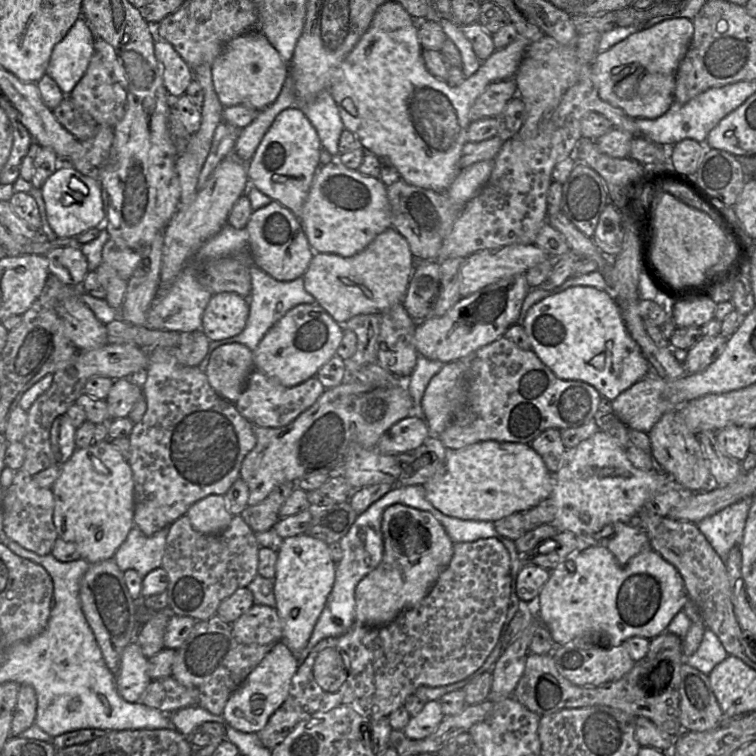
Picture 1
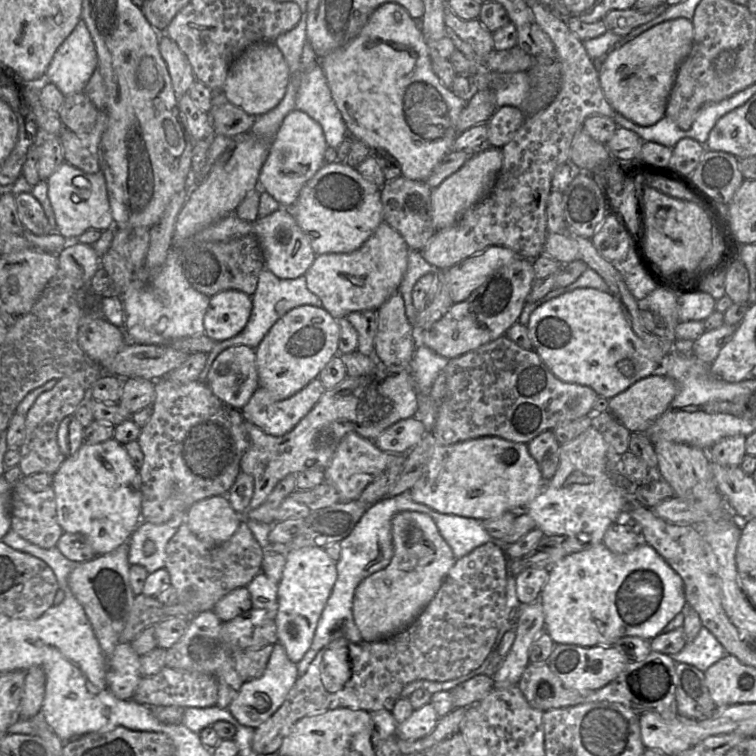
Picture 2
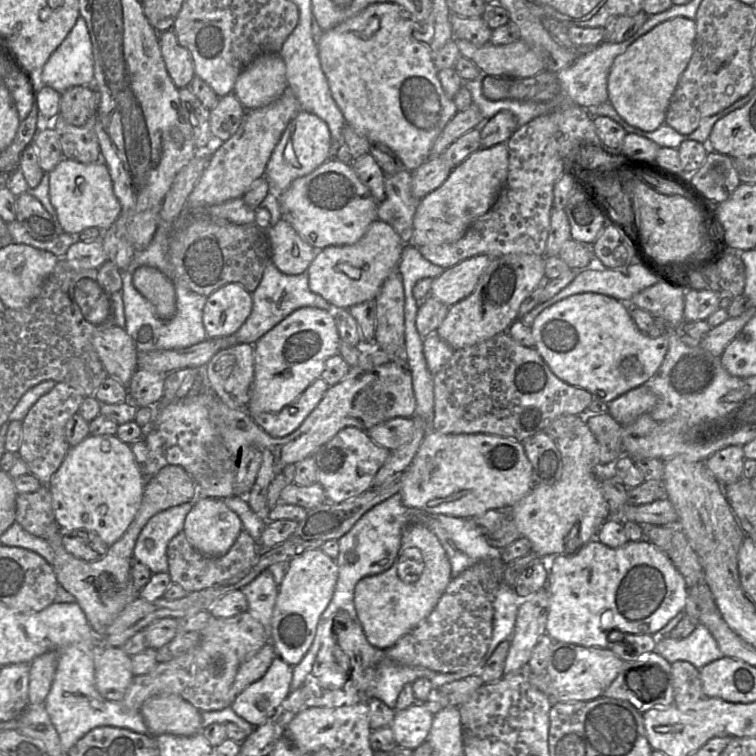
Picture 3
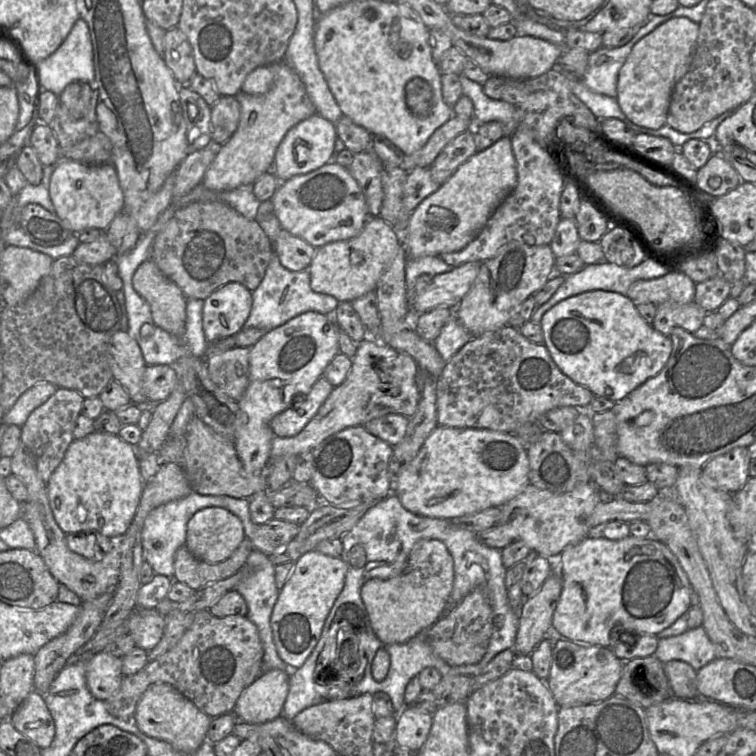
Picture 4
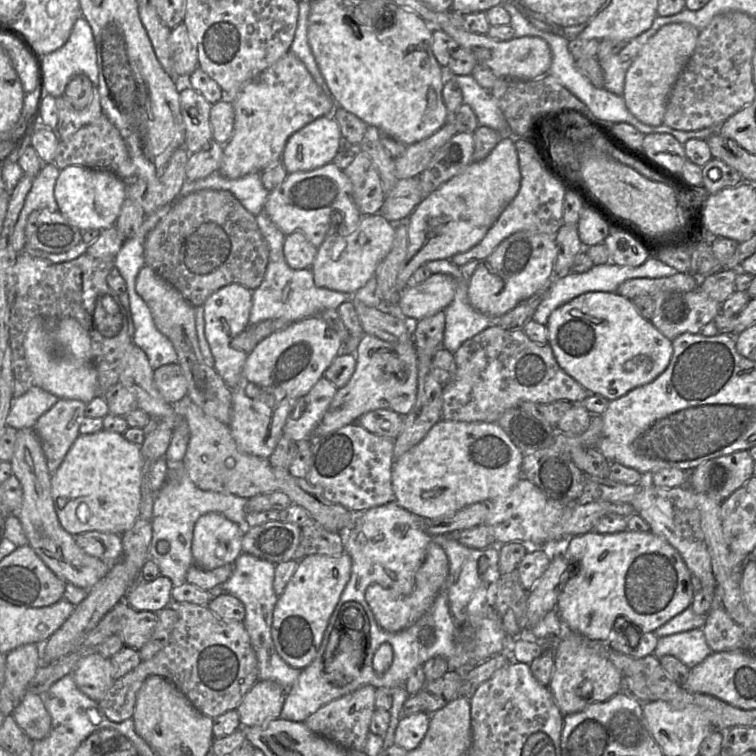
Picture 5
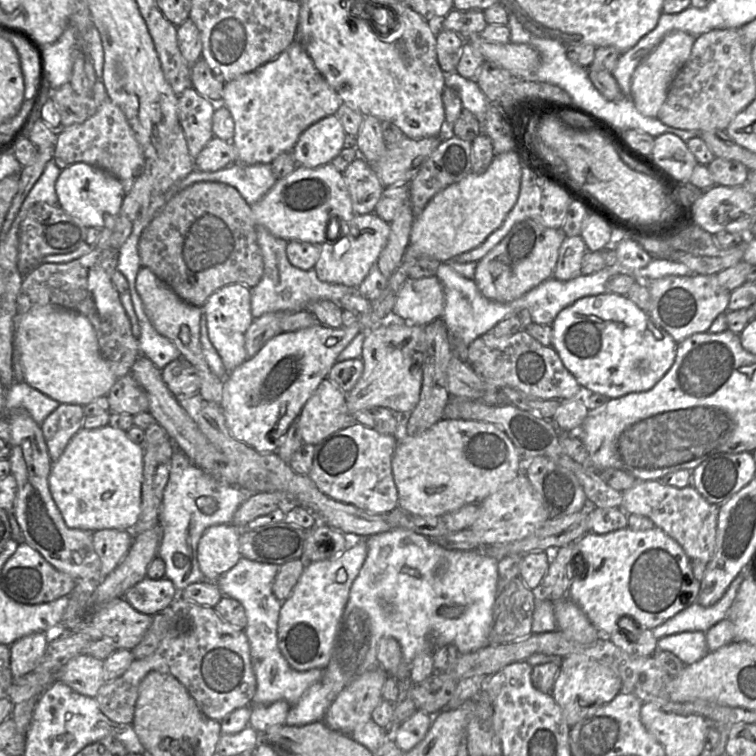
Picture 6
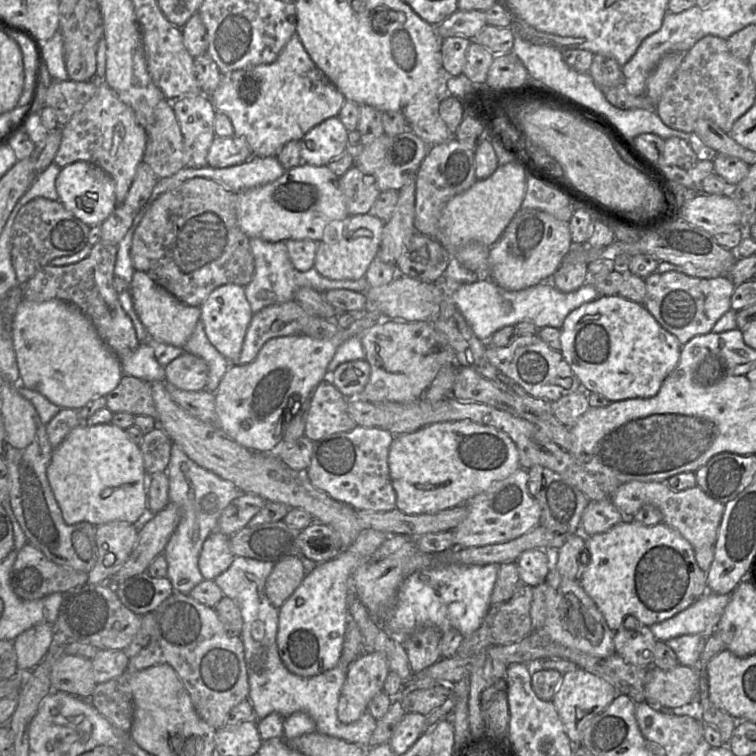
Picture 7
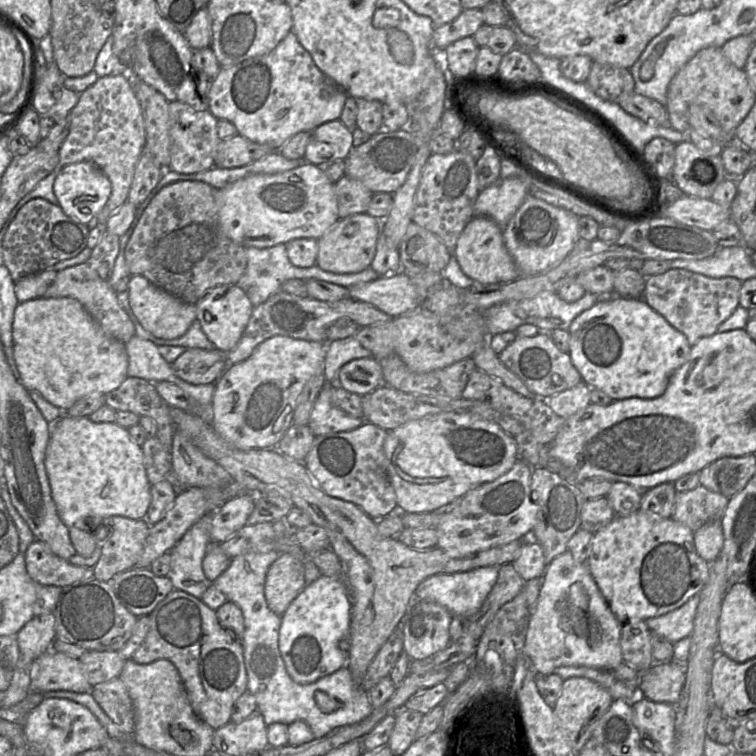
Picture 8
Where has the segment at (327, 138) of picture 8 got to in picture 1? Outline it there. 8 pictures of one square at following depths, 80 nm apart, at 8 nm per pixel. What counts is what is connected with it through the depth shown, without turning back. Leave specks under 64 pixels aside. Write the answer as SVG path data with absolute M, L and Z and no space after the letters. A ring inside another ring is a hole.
M288 108L275 118L253 157L246 162L250 185L299 217L320 166L321 150L318 133L301 108Z

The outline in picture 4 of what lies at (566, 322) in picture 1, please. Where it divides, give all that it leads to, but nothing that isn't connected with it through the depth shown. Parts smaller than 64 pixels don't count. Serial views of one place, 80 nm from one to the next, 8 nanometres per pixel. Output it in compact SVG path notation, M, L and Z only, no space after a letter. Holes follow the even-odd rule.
M593 290L567 298L548 310L543 315L540 325L544 336L543 344L548 349L551 358L559 369L575 383L588 388L594 396L605 397L613 402L622 400L648 379L655 377L667 364L672 351L671 339L655 330L651 324L648 324L644 320L638 313L636 305L629 297L616 292Z

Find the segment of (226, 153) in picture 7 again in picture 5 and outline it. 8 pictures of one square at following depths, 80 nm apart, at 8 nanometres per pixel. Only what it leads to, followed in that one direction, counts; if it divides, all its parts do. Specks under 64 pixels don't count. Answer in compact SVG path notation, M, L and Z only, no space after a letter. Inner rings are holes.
M212 140L201 150L189 155L186 179L194 181L219 171L223 157L223 145Z

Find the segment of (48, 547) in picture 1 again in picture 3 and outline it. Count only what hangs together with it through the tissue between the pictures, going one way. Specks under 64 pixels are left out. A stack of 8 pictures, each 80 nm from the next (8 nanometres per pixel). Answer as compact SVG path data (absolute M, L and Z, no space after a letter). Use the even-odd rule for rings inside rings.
M42 486L36 492L17 495L15 522L28 533L45 540L60 530L48 486Z

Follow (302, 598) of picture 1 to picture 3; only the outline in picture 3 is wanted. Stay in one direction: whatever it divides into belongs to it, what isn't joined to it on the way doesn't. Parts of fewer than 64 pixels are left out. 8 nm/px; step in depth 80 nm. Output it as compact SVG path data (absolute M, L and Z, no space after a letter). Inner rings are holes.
M320 548L309 549L289 561L289 569L279 586L273 610L270 641L276 653L291 666L297 665L311 647L319 620L329 605L338 580L336 561Z

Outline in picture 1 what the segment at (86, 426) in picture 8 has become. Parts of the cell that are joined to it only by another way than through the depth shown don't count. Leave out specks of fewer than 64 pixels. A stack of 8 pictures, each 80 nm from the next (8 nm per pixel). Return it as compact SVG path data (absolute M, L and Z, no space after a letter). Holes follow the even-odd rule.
M106 439L87 448L74 451L70 459L60 466L60 474L52 486L53 522L58 537L76 544L81 558L95 564L110 558L134 527L134 481L131 467L122 454Z

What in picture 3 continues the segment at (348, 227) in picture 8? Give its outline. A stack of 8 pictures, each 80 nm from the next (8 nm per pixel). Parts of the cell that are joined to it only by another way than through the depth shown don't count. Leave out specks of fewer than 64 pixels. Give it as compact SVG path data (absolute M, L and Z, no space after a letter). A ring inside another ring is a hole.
M374 220L355 244L328 246L318 250L307 269L309 289L324 298L332 309L350 307L376 299L387 277L397 269L405 243L383 220Z

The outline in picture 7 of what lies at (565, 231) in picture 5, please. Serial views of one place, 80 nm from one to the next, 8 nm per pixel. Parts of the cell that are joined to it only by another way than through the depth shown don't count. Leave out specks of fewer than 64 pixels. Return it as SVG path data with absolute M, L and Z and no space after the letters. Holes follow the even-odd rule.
M572 242L568 253L550 281L561 292L573 292L589 281L587 267L587 243Z

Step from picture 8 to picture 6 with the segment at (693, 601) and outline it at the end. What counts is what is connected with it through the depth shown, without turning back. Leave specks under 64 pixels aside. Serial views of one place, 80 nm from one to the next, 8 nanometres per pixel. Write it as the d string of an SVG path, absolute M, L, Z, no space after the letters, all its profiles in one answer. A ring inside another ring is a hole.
M747 566L732 581L724 595L715 604L704 607L695 602L686 609L677 613L663 624L652 629L654 637L658 640L662 637L682 632L701 631L706 632L713 625L727 618L741 582L748 576Z

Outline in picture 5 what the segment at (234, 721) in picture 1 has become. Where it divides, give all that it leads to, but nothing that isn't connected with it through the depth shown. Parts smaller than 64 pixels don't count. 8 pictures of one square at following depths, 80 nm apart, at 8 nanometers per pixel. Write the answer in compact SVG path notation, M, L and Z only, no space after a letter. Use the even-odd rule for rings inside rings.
M259 679L236 711L242 726L259 726L280 717L287 689L274 680Z

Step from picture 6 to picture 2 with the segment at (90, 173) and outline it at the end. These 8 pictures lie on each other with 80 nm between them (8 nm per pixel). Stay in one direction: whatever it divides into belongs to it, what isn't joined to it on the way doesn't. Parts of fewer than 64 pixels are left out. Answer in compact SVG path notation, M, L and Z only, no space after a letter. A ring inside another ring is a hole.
M64 161L46 181L56 229L66 239L78 238L89 228L107 230L114 226L106 180L101 171L89 174Z

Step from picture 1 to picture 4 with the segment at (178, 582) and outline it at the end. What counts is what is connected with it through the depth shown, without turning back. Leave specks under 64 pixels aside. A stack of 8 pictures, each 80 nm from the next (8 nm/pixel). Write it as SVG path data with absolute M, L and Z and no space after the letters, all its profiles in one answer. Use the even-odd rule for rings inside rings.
M245 538L228 559L209 564L195 557L186 545L181 546L174 555L173 581L182 582L197 591L212 583L230 578L240 571L253 550L250 540Z

